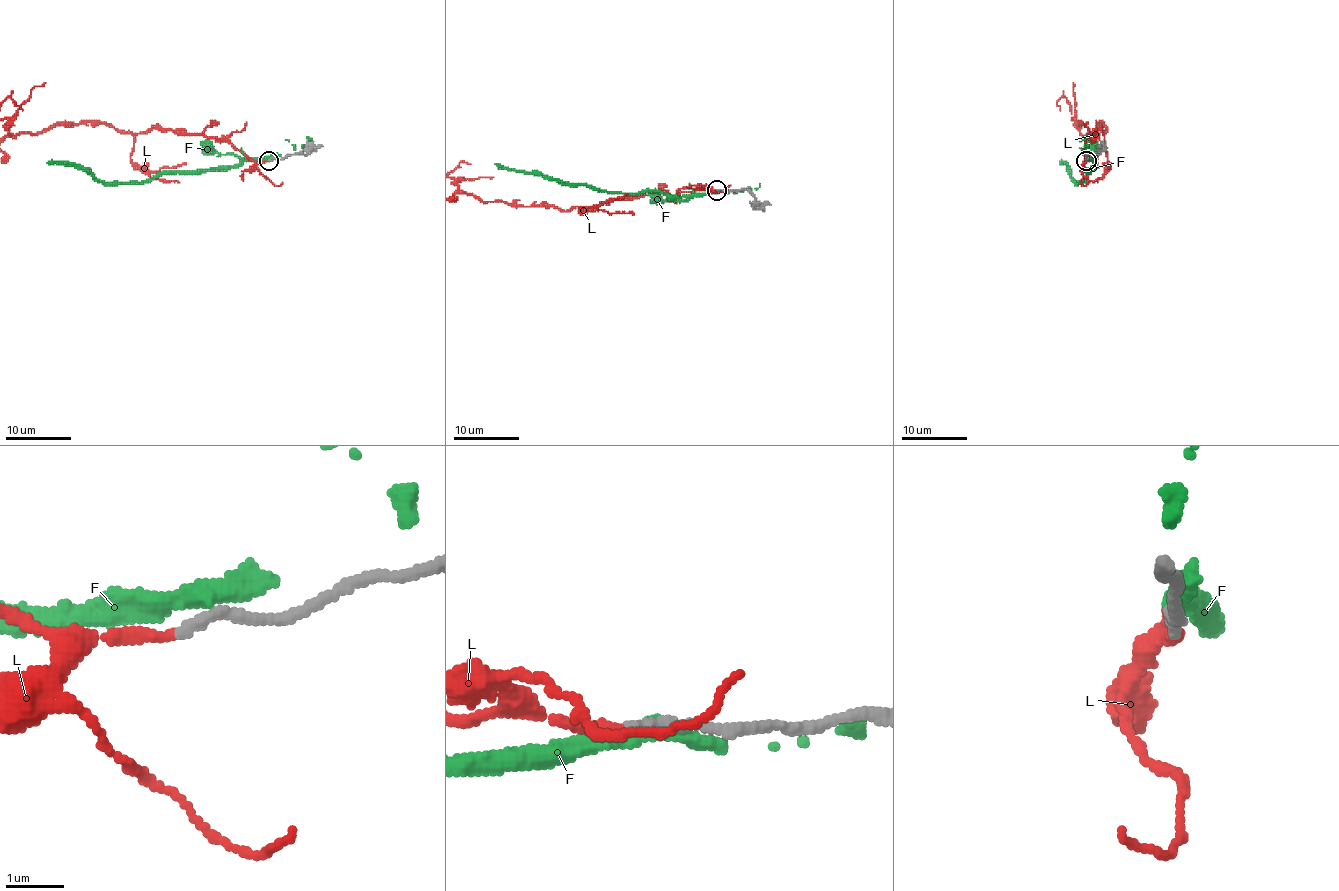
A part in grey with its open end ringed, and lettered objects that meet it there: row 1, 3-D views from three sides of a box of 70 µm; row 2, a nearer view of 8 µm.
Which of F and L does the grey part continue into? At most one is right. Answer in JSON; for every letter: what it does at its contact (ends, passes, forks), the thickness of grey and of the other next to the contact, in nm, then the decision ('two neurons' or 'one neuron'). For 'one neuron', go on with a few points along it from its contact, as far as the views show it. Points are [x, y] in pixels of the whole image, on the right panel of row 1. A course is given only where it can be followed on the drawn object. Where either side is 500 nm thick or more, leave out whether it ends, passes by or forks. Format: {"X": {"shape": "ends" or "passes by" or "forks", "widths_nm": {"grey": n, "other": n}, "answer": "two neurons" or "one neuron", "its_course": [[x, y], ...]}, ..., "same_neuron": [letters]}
{"F": {"shape": "ends", "widths_nm": {"grey": 240, "other": 440}, "answer": "two neurons"}, "L": {"shape": "ends", "widths_nm": {"grey": 190, "other": 200}, "answer": "one neuron"}, "same_neuron": ["L"]}

